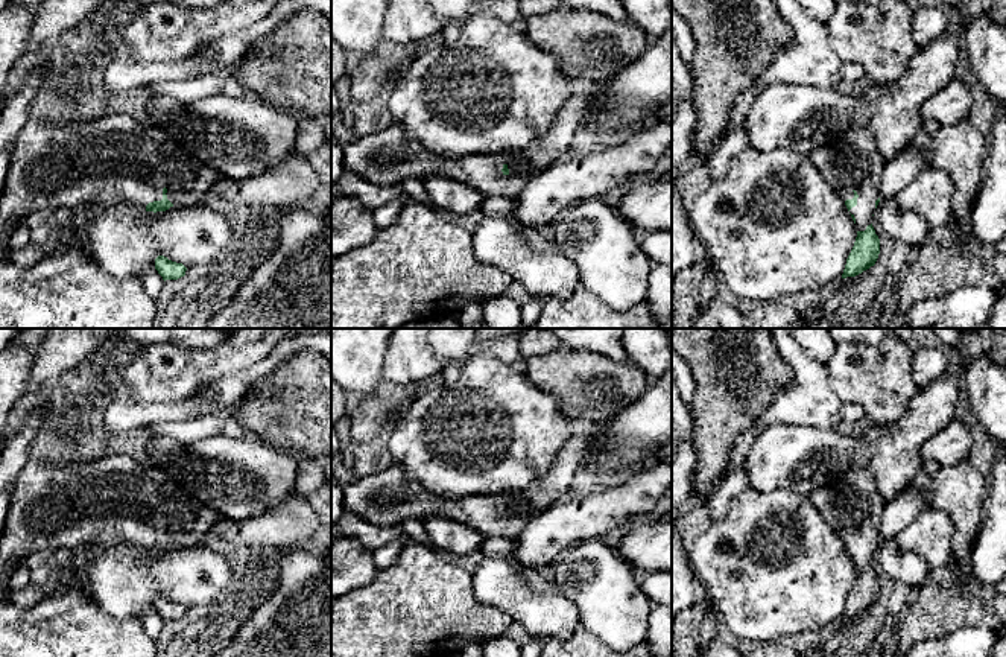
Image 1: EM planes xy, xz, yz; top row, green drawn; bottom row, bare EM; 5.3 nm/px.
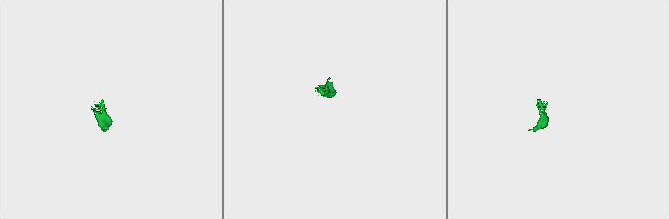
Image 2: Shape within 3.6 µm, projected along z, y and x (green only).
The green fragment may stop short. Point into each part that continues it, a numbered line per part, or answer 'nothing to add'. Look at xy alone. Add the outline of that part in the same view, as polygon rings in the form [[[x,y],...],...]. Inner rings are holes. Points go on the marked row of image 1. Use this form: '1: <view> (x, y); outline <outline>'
1: xy (117, 158); outline [[[128,114],[99,120],[53,123],[29,120],[18,132],[0,198],[0,239],[35,211],[97,204],[126,202],[146,211],[146,205],[167,199],[173,205],[202,205],[219,173],[182,149],[169,134]]]

